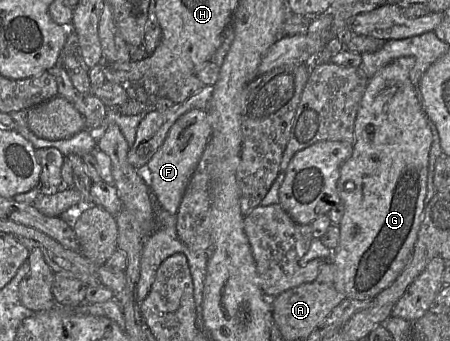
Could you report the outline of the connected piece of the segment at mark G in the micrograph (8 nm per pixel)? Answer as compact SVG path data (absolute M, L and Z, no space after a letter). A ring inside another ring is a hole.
M400 57L368 79L355 119L353 153L340 169L337 190L345 210L339 223L339 244L331 259L325 261L331 261L336 267L334 285L346 298L373 299L391 285L409 262L418 238L425 209L433 135L420 91L416 92L410 80L414 64L414 57ZM348 181L355 184L351 191L346 190Z

